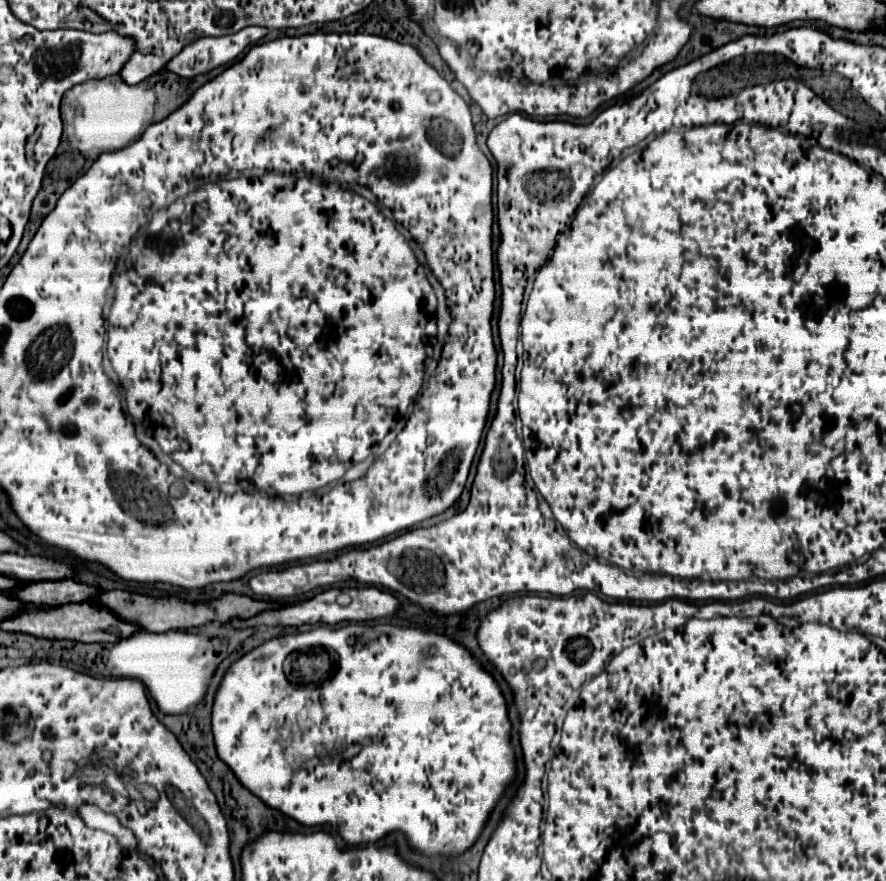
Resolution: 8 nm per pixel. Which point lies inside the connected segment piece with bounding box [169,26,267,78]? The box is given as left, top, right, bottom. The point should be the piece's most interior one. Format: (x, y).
(199, 57)

